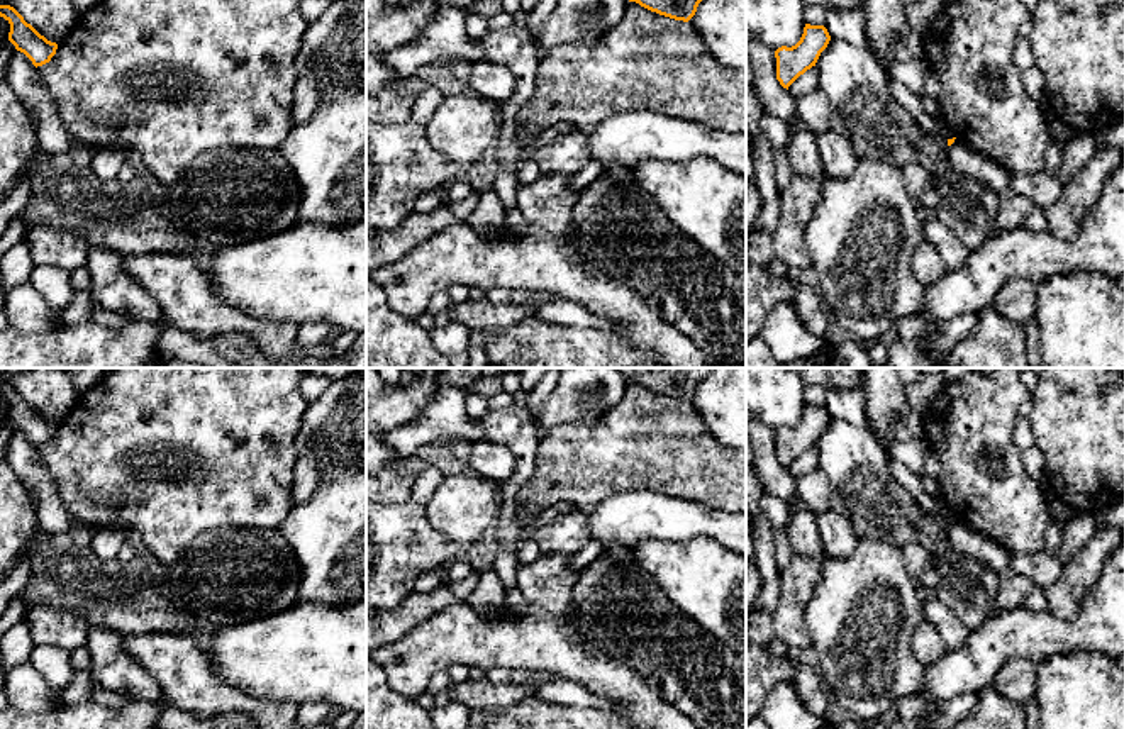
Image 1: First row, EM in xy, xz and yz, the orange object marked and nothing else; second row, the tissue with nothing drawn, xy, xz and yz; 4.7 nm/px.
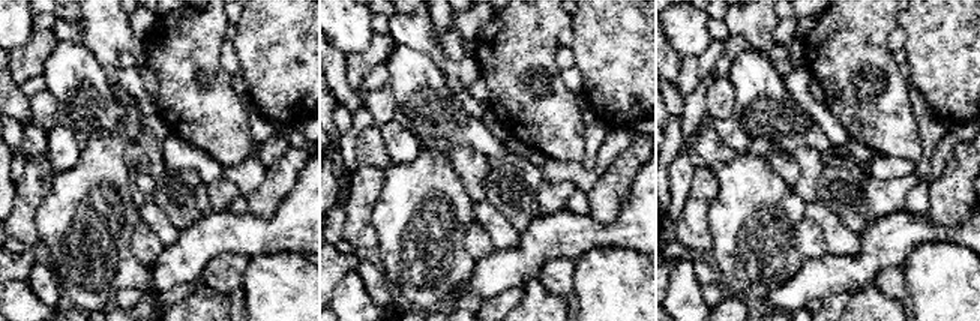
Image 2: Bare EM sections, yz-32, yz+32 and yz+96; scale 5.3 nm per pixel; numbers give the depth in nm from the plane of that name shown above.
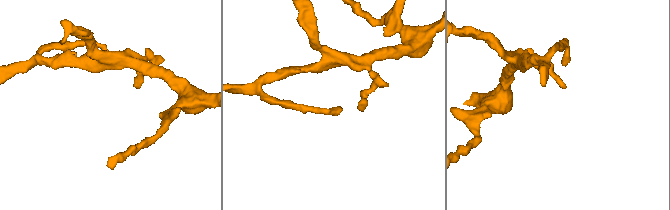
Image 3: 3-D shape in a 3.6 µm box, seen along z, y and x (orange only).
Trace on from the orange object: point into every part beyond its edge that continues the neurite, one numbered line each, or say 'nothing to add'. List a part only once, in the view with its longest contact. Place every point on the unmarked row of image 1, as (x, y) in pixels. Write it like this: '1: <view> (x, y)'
nothing to add

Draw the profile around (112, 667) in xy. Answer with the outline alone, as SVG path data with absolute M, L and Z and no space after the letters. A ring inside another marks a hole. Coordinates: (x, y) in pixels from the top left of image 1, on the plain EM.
M90 627L85 646L92 658L90 673L97 685L122 693L129 700L158 702L163 698L156 678L124 649L120 632Z

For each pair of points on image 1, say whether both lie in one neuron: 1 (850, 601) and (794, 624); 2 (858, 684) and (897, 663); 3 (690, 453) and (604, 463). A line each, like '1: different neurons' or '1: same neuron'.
1: different neurons
2: same neuron
3: same neuron

